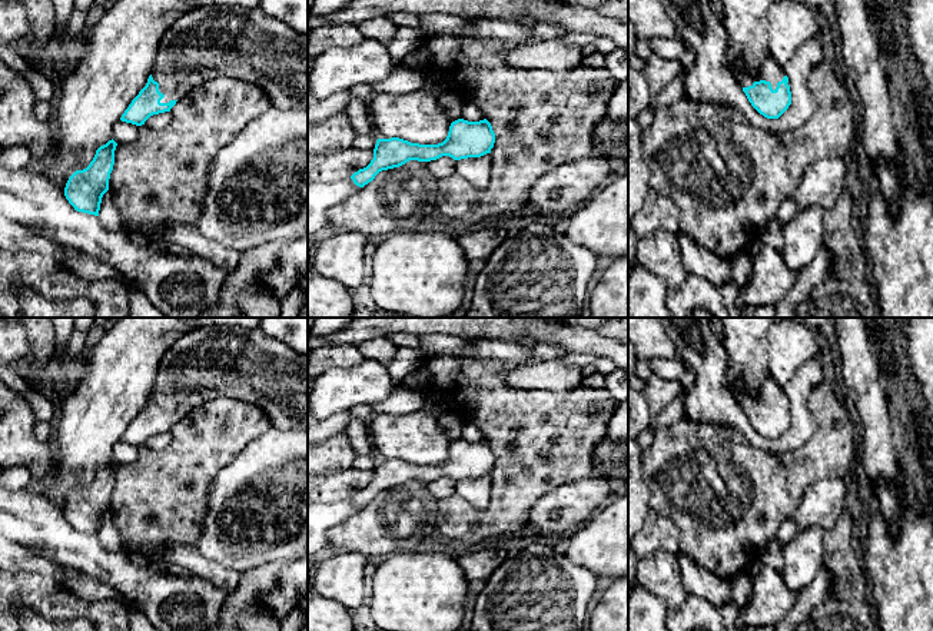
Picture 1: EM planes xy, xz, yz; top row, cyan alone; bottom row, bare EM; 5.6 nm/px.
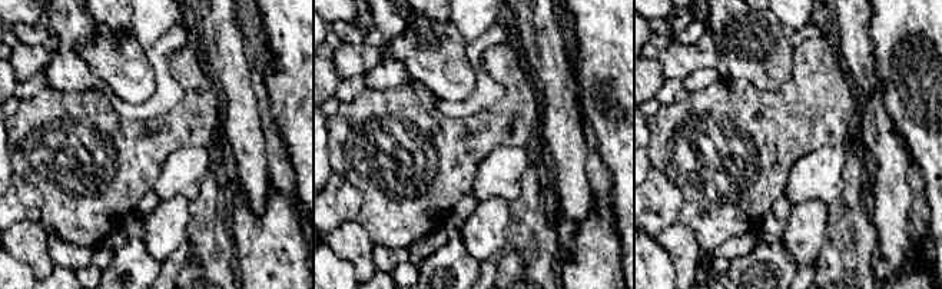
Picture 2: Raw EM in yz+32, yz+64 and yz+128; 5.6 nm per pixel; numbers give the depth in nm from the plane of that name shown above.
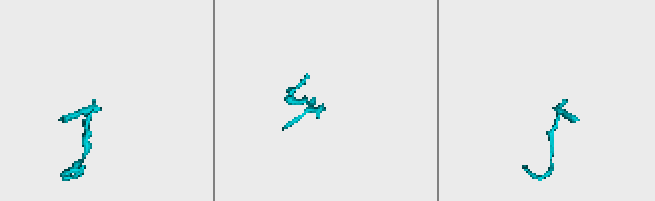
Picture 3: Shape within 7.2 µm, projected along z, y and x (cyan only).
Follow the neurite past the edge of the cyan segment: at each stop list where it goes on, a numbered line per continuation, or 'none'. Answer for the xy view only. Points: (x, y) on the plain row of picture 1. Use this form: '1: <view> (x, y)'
1: xy (209, 362)

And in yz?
1: yz (769, 391)

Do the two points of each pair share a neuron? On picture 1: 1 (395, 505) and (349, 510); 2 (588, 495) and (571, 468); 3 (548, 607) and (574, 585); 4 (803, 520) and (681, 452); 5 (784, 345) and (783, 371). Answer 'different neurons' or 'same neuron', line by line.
1: different neurons
2: different neurons
3: same neuron
4: different neurons
5: same neuron

